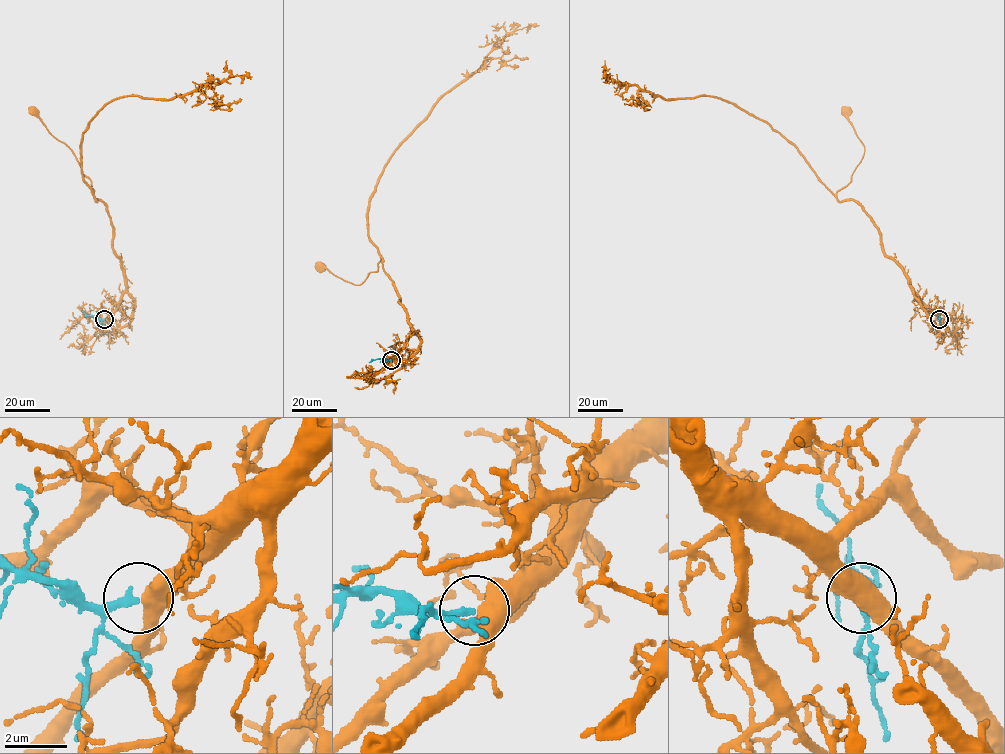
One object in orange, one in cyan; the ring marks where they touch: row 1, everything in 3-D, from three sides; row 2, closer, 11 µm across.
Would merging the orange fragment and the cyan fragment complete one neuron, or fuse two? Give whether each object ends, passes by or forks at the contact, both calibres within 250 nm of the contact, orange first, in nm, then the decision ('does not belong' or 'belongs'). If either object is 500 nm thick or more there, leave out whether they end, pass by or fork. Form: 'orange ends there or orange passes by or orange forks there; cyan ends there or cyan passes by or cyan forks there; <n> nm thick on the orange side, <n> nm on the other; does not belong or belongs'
500 nm thick on the orange side, 240 nm on the other; belongs

